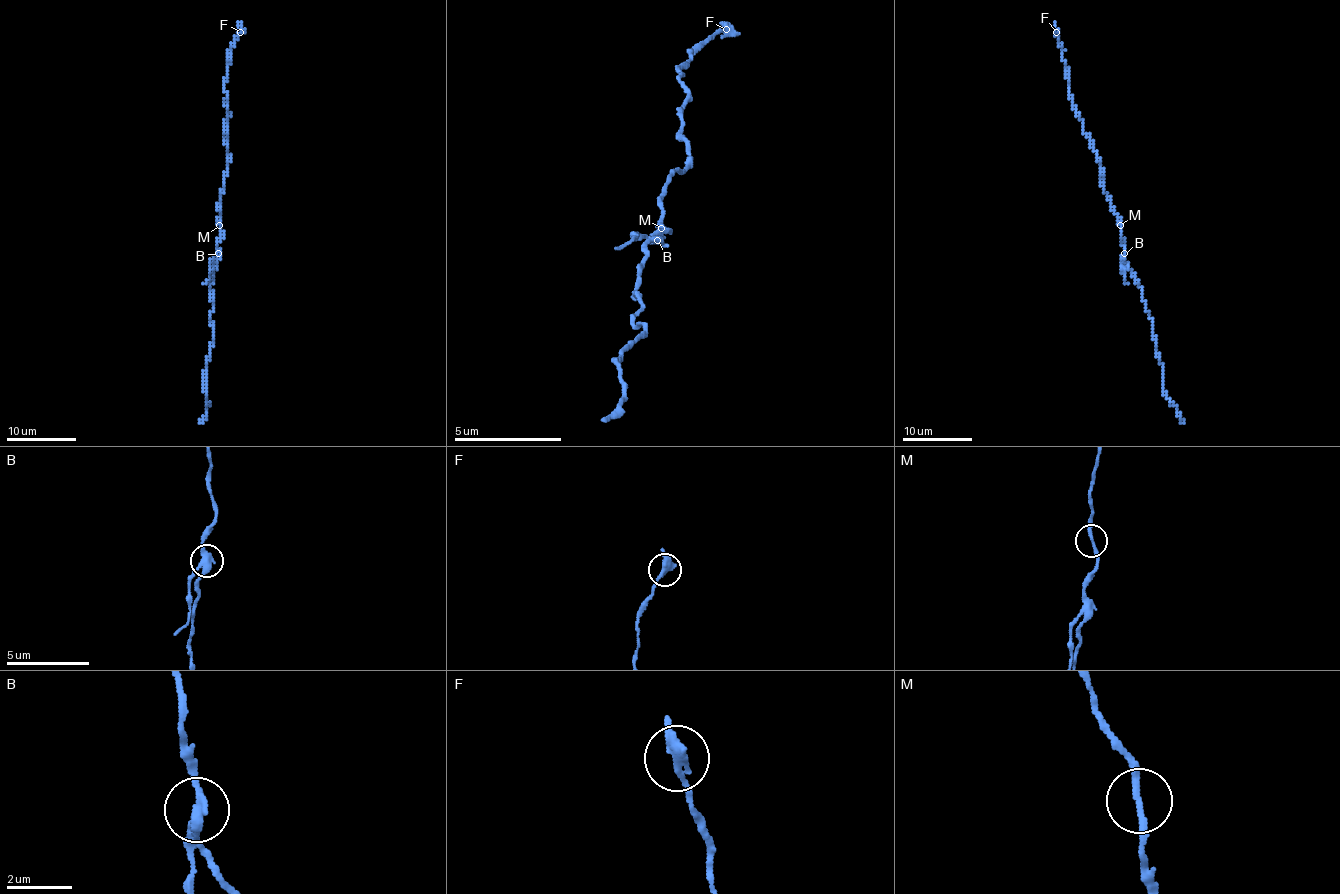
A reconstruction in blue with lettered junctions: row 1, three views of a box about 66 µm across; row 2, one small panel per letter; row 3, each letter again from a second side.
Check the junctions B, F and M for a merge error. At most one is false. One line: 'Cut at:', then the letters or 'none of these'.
Cut at: B

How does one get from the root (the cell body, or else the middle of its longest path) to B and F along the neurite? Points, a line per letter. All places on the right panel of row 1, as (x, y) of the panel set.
B: (1119, 223), (1124, 253)
F: (1119, 223), (1119, 215), (1103, 189), (1099, 157), (1070, 98), (1068, 68), (1056, 32)

